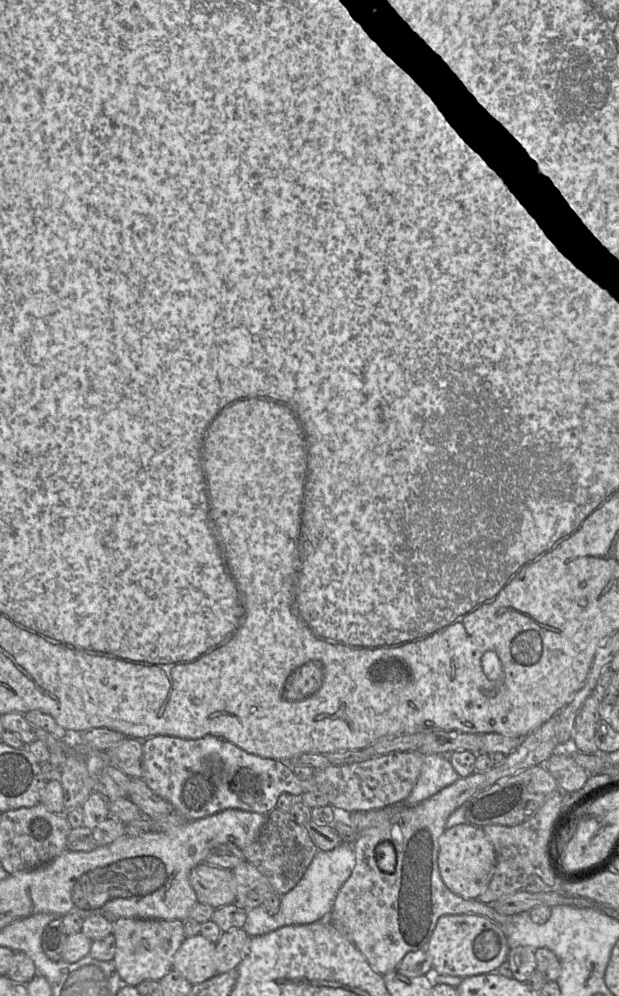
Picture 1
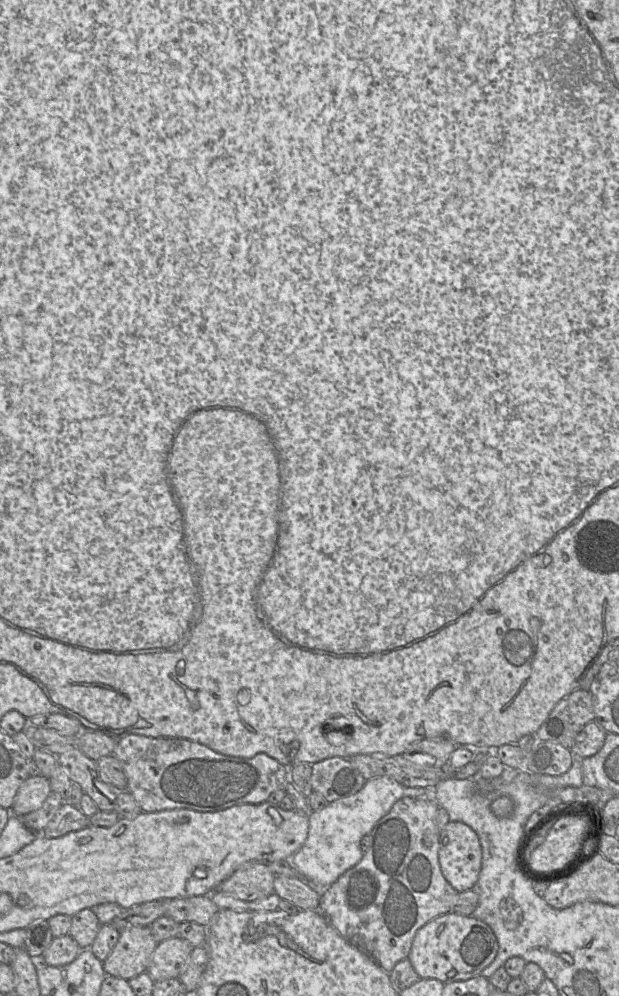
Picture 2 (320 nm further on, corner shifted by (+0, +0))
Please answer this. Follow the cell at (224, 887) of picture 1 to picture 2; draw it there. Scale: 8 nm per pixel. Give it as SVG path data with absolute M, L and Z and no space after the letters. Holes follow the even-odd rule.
M252 862L237 869L218 890L243 901L254 901L274 892L275 877L268 864Z

